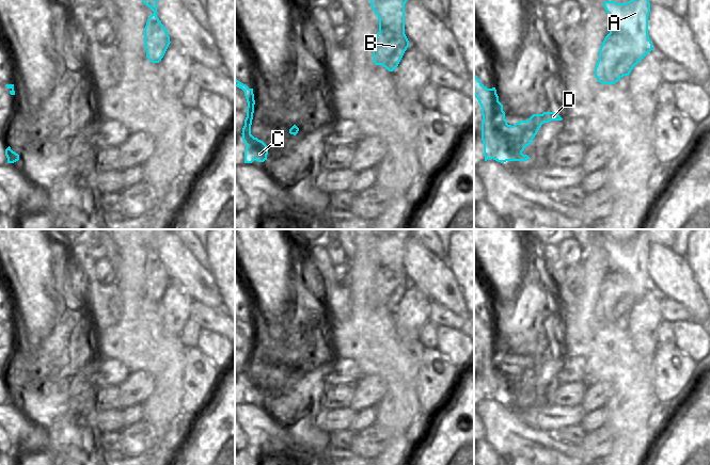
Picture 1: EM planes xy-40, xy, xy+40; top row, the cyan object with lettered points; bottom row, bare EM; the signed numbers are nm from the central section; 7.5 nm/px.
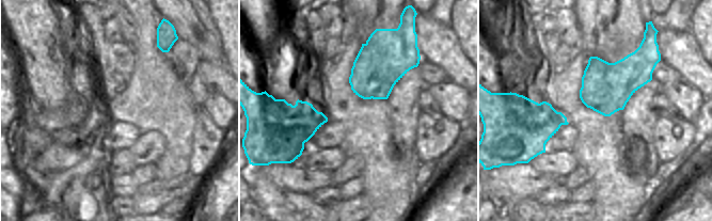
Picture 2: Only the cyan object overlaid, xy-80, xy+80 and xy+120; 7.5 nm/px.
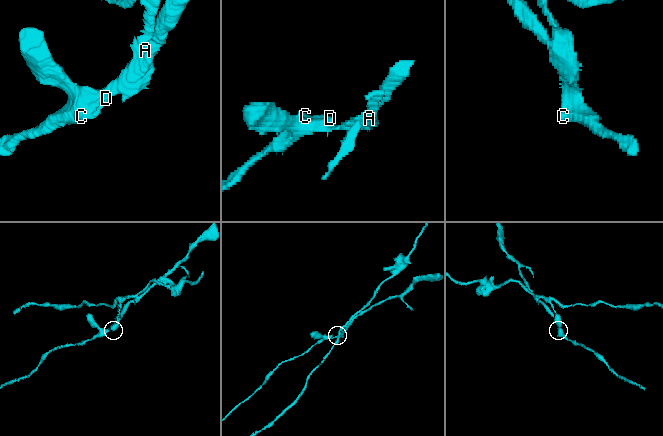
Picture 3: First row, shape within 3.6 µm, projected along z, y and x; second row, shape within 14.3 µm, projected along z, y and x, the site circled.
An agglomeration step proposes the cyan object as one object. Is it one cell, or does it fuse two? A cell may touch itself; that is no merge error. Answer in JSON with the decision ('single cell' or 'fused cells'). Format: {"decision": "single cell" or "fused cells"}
{"decision": "fused cells"}

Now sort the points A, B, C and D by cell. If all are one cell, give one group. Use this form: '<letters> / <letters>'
A / B C D

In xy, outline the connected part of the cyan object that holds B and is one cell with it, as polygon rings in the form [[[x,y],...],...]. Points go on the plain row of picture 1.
[[[379,270],[373,282],[373,301],[393,310],[408,286],[409,279],[405,272]]]

